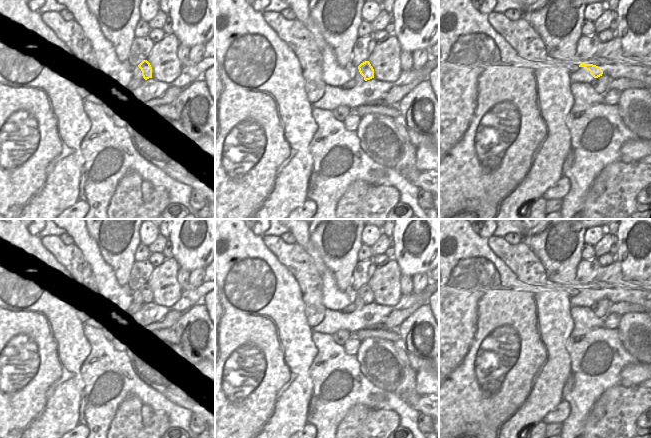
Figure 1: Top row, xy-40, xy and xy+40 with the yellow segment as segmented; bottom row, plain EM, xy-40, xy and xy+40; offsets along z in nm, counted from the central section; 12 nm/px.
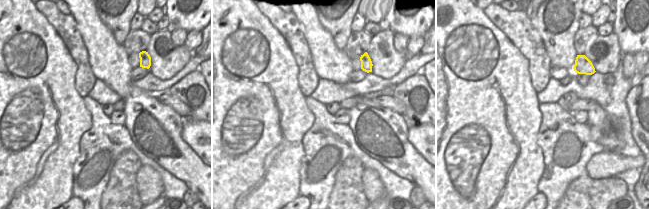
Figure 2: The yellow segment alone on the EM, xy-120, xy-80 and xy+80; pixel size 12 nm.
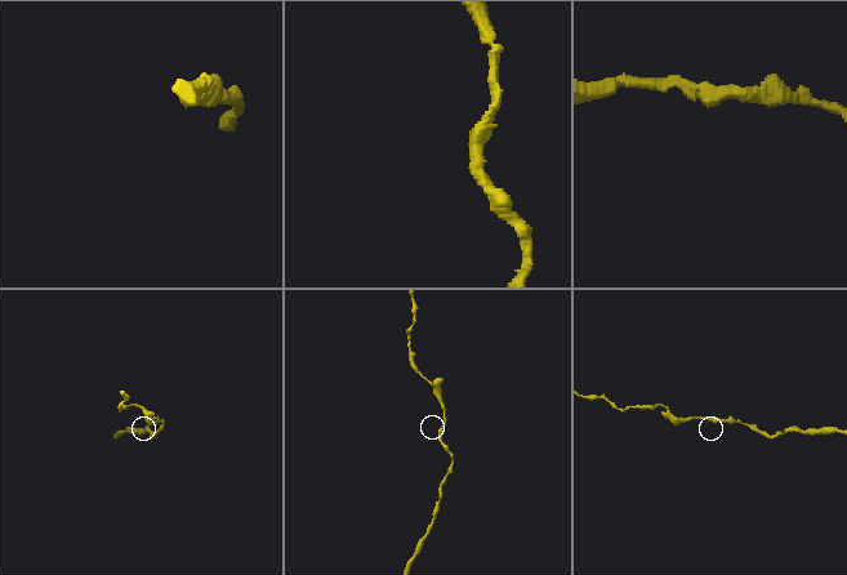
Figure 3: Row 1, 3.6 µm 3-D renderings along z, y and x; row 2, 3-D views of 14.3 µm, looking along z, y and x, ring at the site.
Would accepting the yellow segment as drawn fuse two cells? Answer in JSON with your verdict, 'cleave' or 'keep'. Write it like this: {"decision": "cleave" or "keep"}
{"decision": "keep"}

